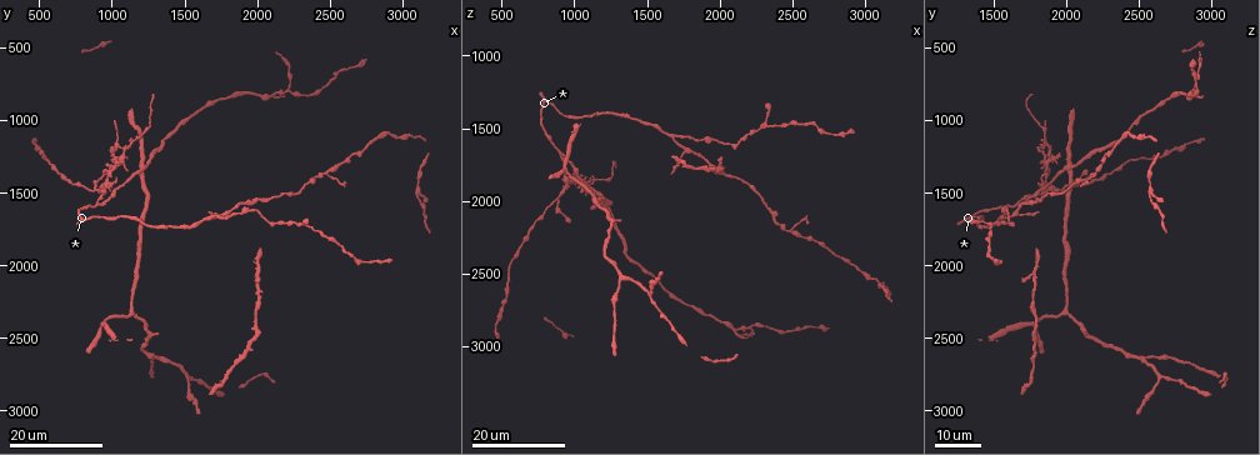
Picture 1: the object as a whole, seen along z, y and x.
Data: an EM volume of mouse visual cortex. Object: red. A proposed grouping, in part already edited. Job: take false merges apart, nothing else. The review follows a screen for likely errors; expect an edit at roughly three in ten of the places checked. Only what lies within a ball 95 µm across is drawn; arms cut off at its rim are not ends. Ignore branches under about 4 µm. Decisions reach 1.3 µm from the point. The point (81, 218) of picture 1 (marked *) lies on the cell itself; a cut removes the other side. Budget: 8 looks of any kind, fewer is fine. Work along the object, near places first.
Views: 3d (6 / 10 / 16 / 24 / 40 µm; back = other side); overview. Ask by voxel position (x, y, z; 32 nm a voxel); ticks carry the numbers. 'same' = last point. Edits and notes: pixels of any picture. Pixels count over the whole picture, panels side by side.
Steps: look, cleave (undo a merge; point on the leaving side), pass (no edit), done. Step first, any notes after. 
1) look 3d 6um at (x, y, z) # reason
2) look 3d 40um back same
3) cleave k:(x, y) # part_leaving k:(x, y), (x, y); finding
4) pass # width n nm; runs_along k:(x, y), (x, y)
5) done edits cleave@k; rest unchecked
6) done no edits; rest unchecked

look 3d 16um at (880, 1480, 1980) # side arm on a straight run

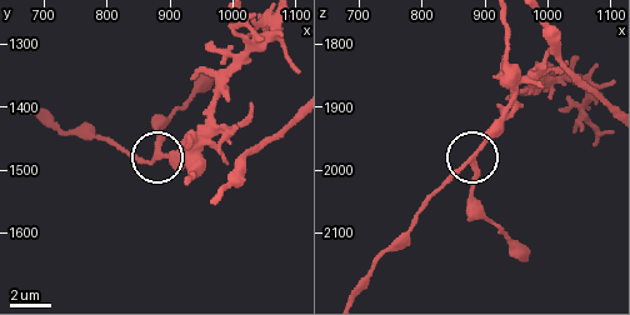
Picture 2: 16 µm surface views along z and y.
look 3d 6um at (880, 1470, 1980)

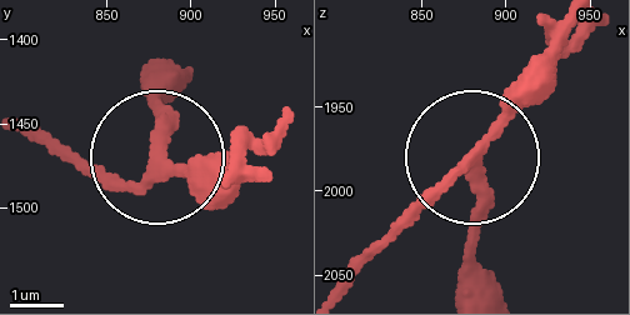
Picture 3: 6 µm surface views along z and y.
pass # runs_along 3:(569, 26), (543, 93), (480, 160), (475, 264); all the same cell

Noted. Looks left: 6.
look 3d 16um at (2480, 1380, 2200) # three-way junction

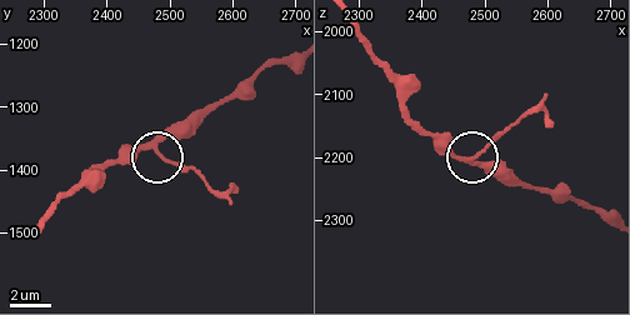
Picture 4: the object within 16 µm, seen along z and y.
look 3d 10um at (2475, 1370, 2205)

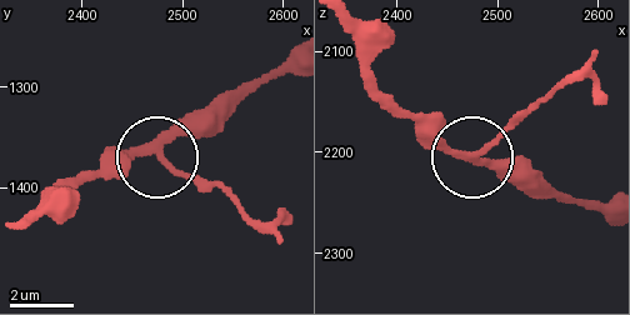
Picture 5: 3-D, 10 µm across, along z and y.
pass # arms 3; runs_along 5:(339, 21), (366, 78), (463, 153), (479, 150), (516, 113); all the same cell

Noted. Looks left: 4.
look 3d 24um at (1940, 1640, 1580) # thick turns thin

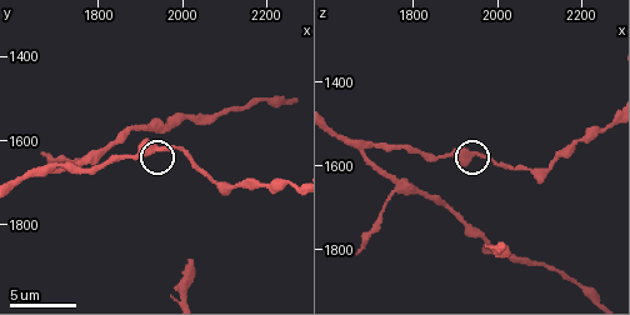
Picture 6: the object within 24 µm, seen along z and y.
look 3d 6um at (1960, 1620, 1575)

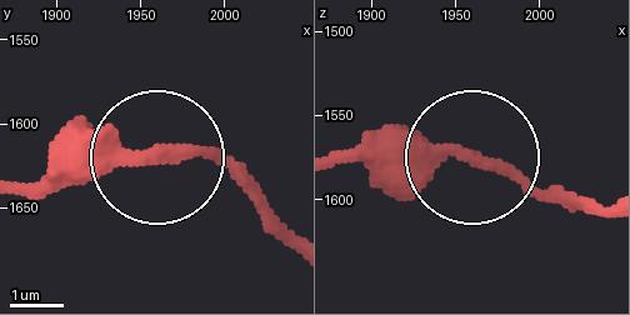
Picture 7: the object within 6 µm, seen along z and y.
pass # runs_along 7:(341, 155), (475, 155), (579, 205); continuous, no second cell

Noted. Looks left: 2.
look 3d 16um at (2200, 780, 2880)

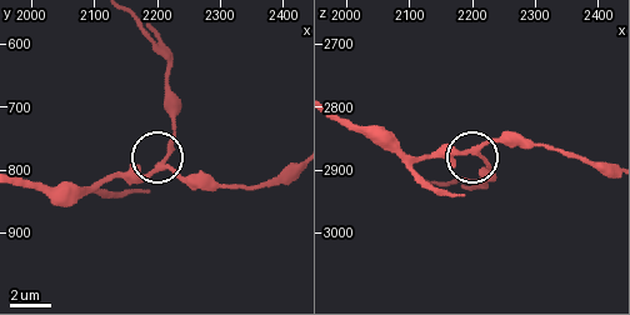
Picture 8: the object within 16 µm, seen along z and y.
look 3d 6um at (2210, 790, 2875)

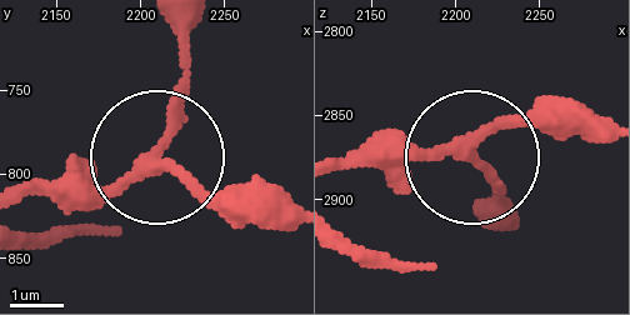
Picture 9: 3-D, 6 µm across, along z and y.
pass # runs_along 9:(338, 163), (468, 163), (508, 211); all the same cell

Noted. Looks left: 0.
done no edits; rest unchecked

